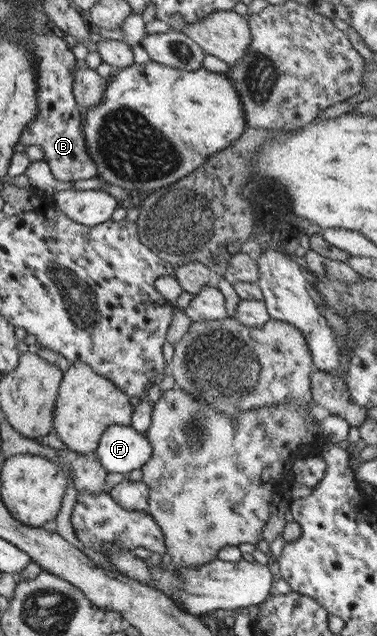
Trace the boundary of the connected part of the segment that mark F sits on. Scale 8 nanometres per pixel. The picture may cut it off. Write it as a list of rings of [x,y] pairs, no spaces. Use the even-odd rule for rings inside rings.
[[[111,425],[102,432],[92,454],[107,473],[126,476],[148,461],[151,445],[145,434],[134,431],[132,426]]]

